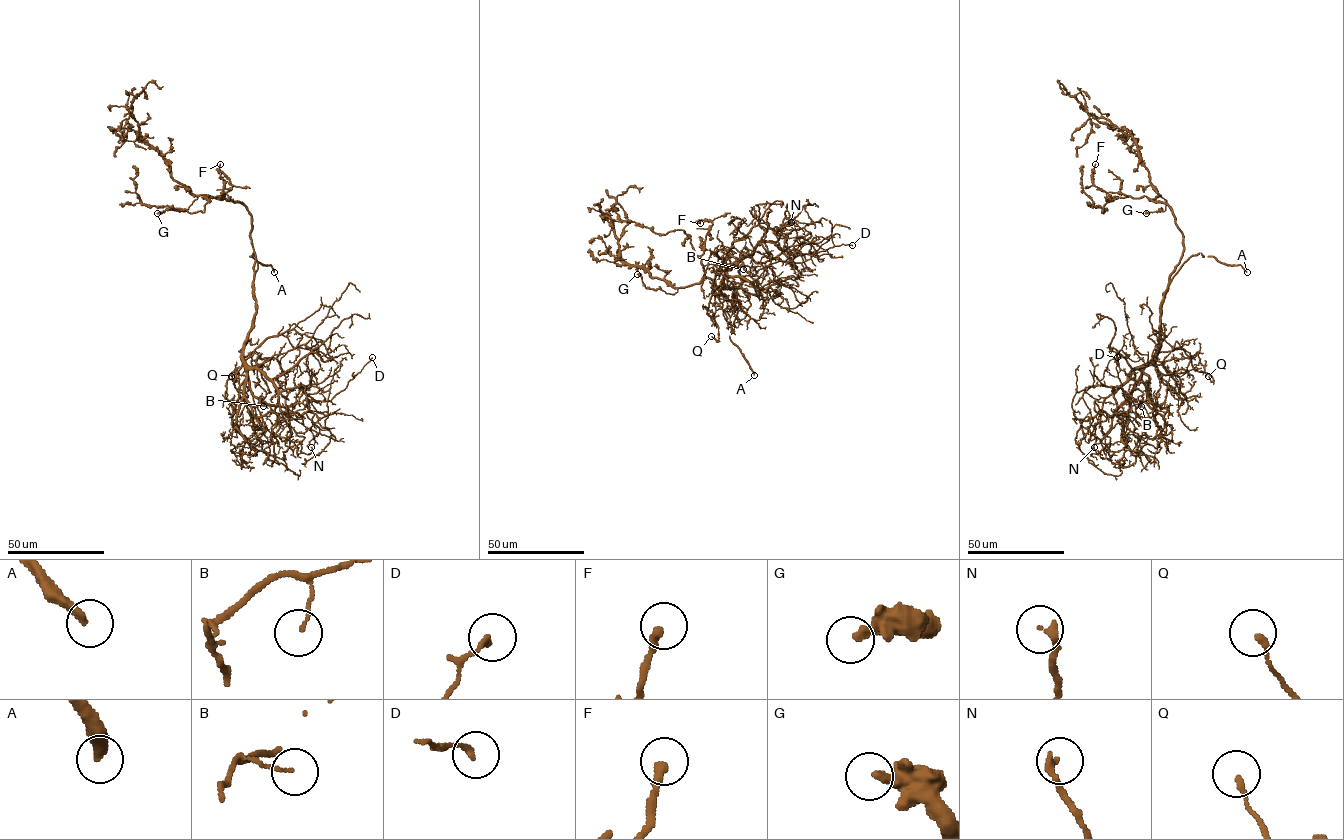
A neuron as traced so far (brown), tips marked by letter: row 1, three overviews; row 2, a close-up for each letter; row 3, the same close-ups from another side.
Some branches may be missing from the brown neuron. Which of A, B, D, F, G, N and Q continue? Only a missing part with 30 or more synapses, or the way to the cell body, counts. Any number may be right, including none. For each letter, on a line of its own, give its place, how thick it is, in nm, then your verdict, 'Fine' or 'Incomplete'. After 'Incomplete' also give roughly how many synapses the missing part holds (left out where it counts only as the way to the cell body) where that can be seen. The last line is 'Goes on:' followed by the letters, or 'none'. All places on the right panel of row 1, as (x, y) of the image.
A: Place: (1247, 272). Thickness 320 nm. Incomplete
B: Place: (1141, 406). Thickness 90 nm. Fine
D: Place: (1117, 357). Thickness 170 nm. Fine
F: Place: (1095, 164). Thickness 280 nm. Fine
G: Place: (1146, 213). Thickness 280 nm. Fine
N: Place: (1094, 447). Thickness 220 nm. Fine
Q: Place: (1208, 376). Thickness 180 nm. Fine
Goes on: A

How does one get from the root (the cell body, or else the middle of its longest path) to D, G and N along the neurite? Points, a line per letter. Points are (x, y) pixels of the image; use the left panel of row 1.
D: (254, 256), (255, 314), (243, 350), (251, 367), (280, 391), (298, 386), (314, 400), (329, 401), (372, 357)
G: (254, 256), (251, 216), (241, 203), (199, 195), (184, 211), (166, 210), (157, 213)
N: (254, 256), (255, 314), (243, 359), (285, 399), (289, 425), (303, 437), (297, 452), (309, 454), (311, 447)

